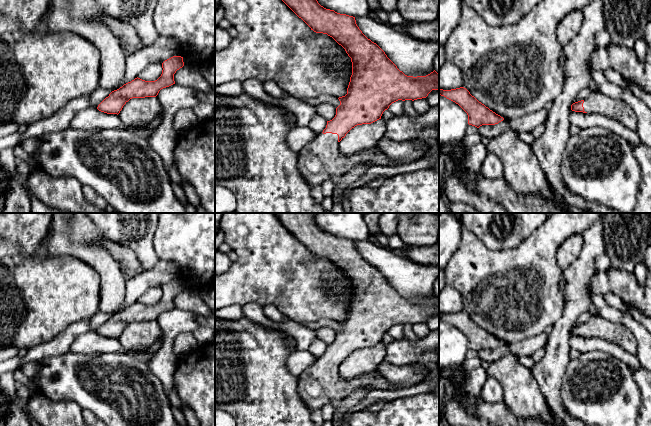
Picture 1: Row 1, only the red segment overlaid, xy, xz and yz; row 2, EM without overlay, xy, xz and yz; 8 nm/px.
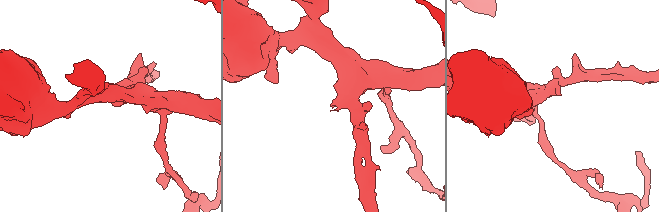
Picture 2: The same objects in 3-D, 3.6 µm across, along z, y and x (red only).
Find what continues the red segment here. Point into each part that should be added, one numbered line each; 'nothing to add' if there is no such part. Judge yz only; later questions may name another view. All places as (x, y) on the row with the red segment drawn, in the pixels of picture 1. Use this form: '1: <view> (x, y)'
1: yz (597, 102)

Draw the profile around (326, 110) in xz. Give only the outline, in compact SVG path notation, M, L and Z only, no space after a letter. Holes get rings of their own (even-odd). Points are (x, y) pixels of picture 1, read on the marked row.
M323 102L315 107L317 114L323 117L326 121L332 120L336 115L336 107L331 103Z

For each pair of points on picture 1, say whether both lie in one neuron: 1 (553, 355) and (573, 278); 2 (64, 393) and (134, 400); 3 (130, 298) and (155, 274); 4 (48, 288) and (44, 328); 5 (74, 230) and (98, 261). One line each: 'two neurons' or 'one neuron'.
1: one neuron
2: one neuron
3: one neuron
4: one neuron
5: one neuron

